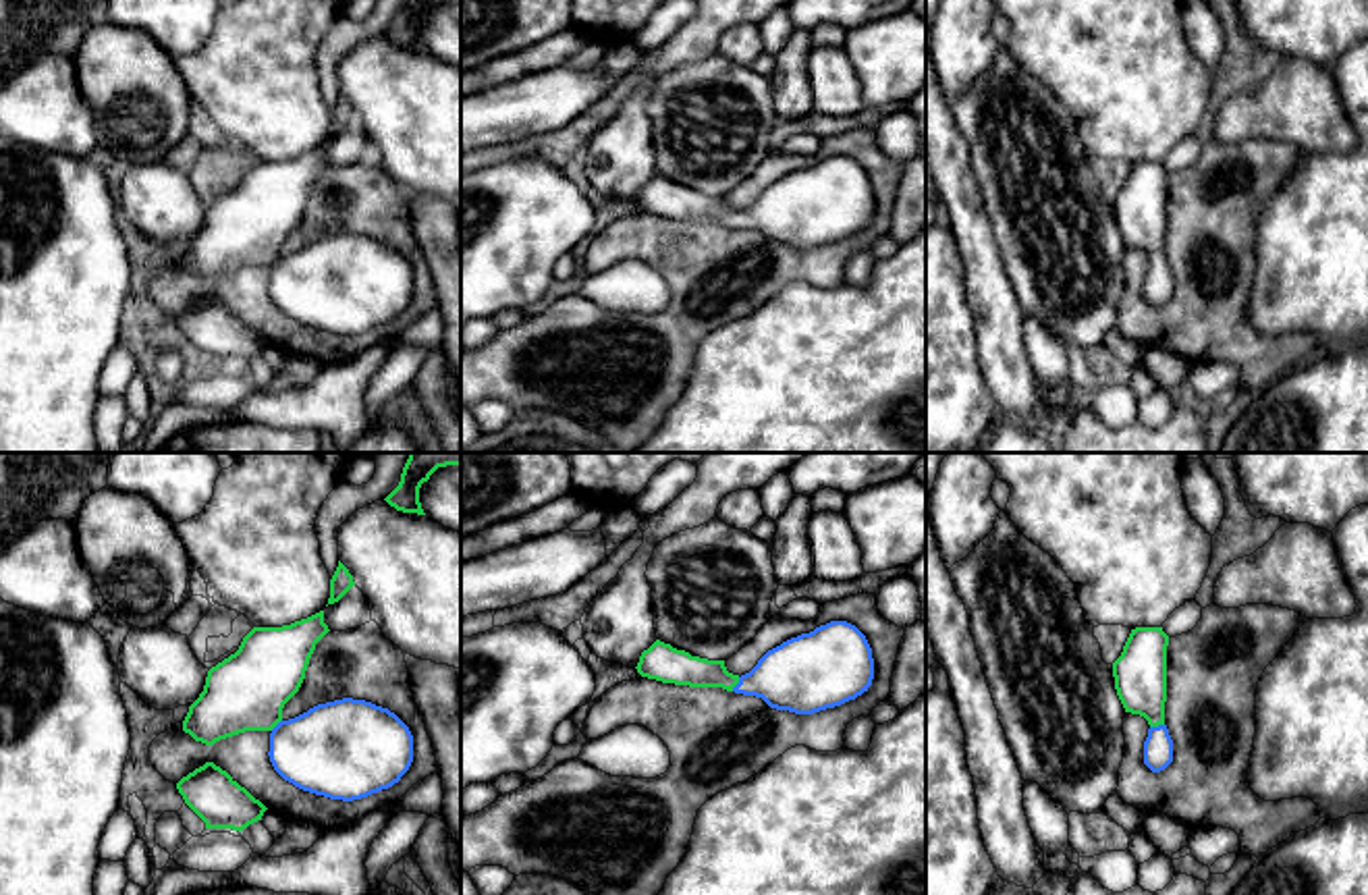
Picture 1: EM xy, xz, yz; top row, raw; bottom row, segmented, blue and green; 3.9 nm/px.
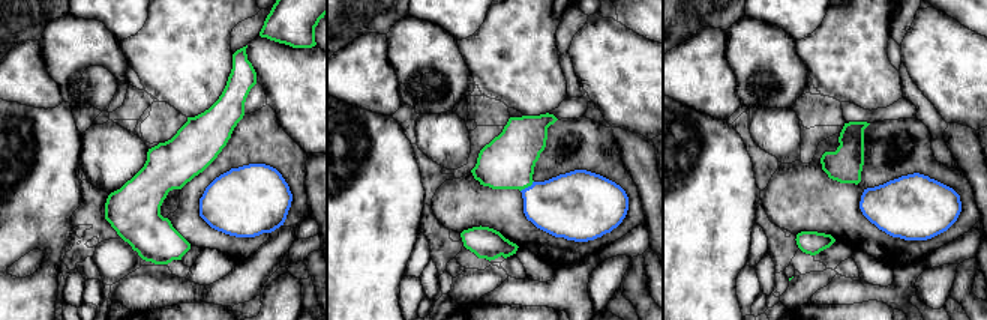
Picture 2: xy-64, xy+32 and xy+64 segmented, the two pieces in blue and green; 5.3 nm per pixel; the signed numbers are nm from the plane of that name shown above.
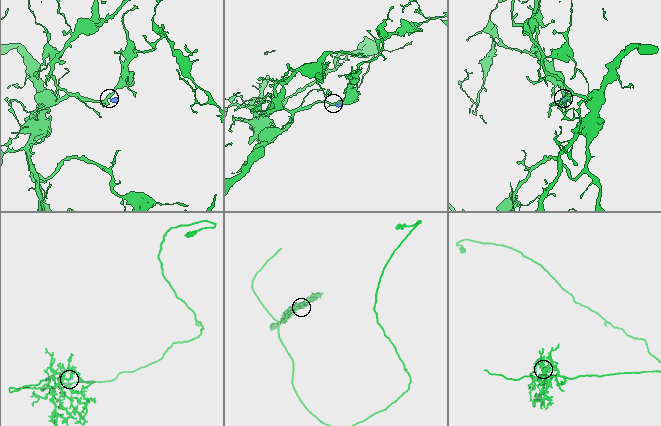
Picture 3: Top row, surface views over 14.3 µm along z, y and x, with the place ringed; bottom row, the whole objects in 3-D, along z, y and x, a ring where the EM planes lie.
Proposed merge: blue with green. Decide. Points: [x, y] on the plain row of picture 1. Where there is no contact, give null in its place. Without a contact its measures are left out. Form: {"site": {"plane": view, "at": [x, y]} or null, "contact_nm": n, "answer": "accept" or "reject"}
{"site": {"plane": "xz", "at": [737, 219]}, "contact_nm": 70, "answer": "accept"}

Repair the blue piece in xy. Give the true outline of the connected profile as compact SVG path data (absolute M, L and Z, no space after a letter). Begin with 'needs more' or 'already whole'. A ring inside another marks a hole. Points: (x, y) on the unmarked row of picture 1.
needs more; M324 145L282 162L253 162L239 185L212 201L203 226L189 241L183 266L214 280L245 268L270 268L270 297L295 322L330 334L353 336L392 322L413 297L413 270L388 243L343 233L284 255L284 239L299 226L316 179L328 168Z

